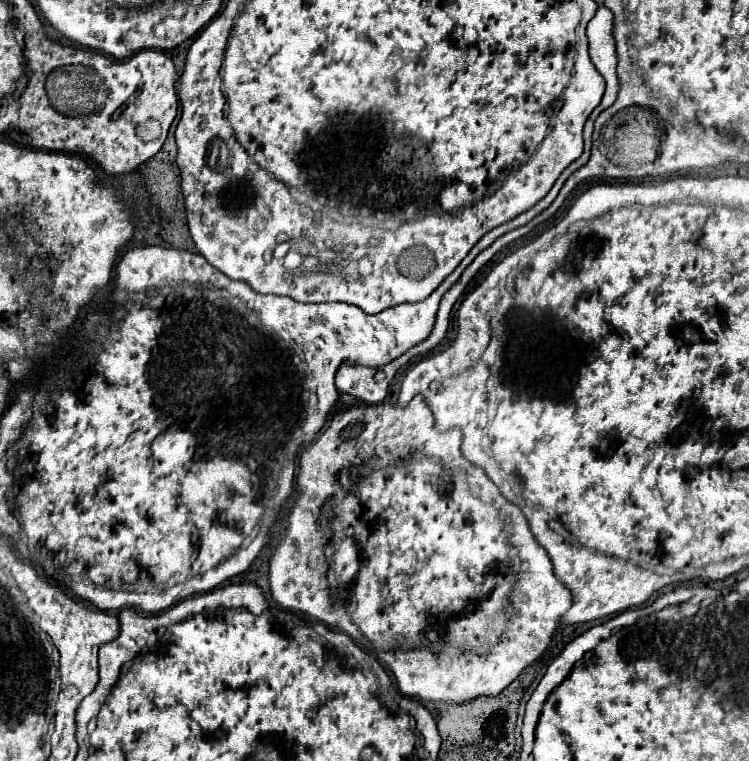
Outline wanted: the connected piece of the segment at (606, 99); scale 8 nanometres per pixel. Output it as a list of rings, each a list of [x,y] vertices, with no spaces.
[[[599,6],[593,20],[587,24],[587,40],[589,40],[589,56],[599,74],[605,78],[605,94],[601,100],[603,110],[609,108],[619,90],[619,80],[615,74],[617,68],[617,54],[615,54],[615,40],[613,40],[613,14],[609,8]]]

